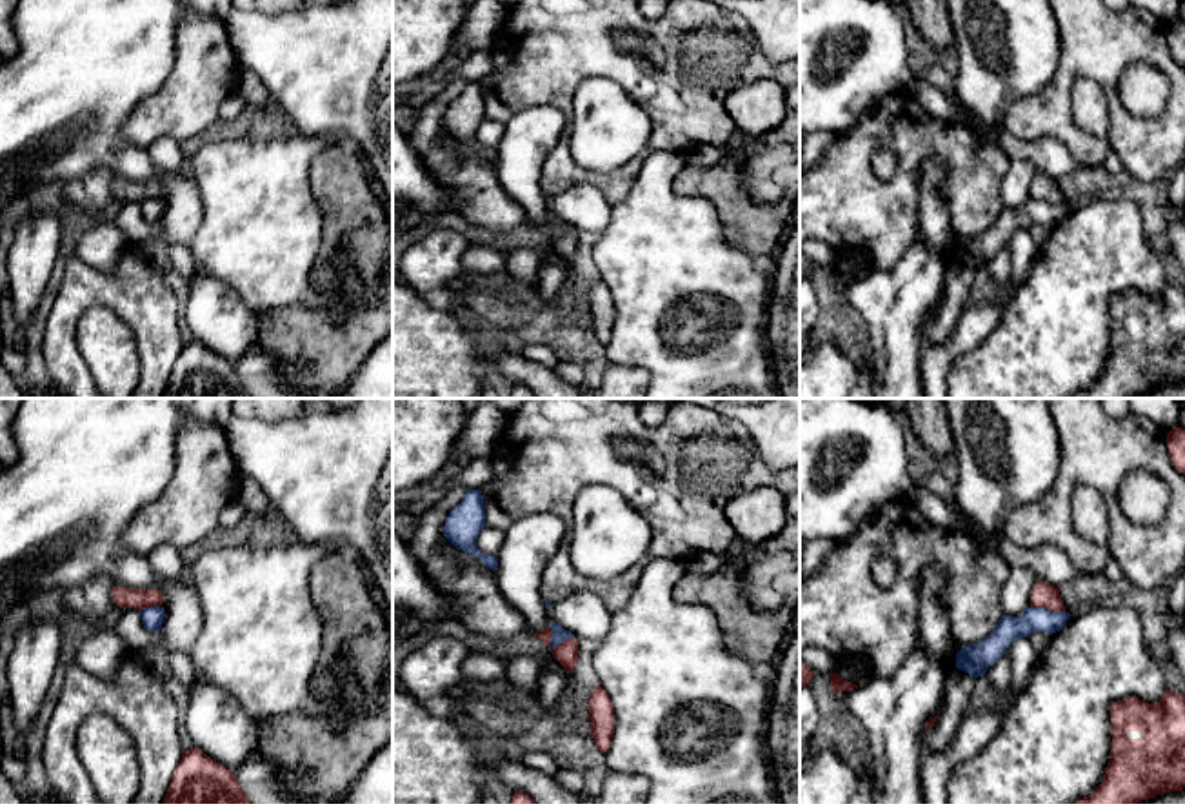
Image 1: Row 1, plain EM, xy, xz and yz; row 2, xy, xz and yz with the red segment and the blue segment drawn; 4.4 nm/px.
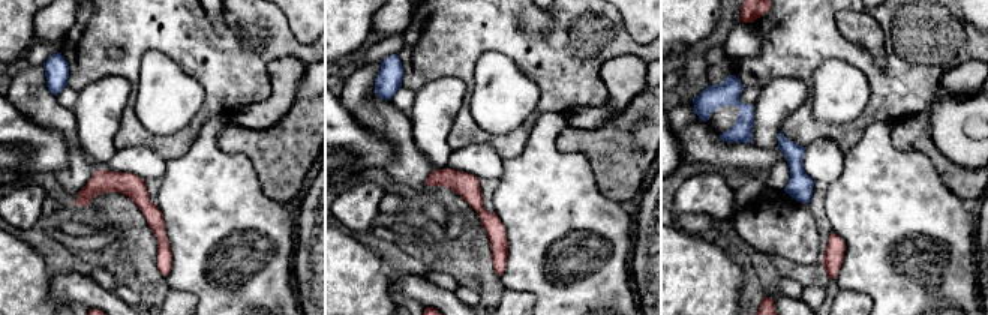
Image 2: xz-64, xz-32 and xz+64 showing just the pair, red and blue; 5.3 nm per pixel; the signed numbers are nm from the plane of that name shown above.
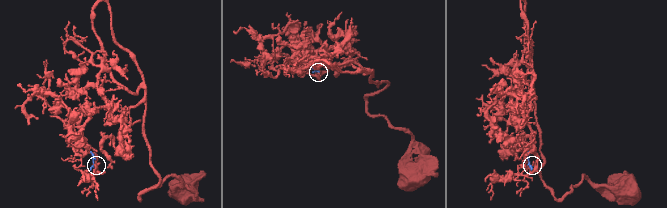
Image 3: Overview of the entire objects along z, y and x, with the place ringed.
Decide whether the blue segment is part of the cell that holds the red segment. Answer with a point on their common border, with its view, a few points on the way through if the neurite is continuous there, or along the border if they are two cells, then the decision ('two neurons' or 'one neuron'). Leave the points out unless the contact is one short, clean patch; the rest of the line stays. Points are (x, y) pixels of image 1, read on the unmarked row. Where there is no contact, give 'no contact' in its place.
contact xz (557, 239); border xz (547, 219), (553, 239), (575, 230); two neurons

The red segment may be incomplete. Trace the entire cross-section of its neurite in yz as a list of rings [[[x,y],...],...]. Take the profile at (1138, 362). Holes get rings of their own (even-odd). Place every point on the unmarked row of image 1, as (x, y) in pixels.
[[[1165,282],[1154,296],[1136,289],[1118,293],[1110,298],[1110,322],[1110,353],[1103,375],[1072,398],[1134,398],[1185,380],[1185,286]]]

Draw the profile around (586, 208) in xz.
[[[591,184],[573,186],[547,200],[549,216],[556,215],[576,231],[602,233],[611,222],[611,204]]]

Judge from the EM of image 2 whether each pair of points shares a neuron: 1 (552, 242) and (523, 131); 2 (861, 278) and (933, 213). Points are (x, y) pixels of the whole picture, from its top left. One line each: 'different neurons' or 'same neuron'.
1: different neurons
2: same neuron

